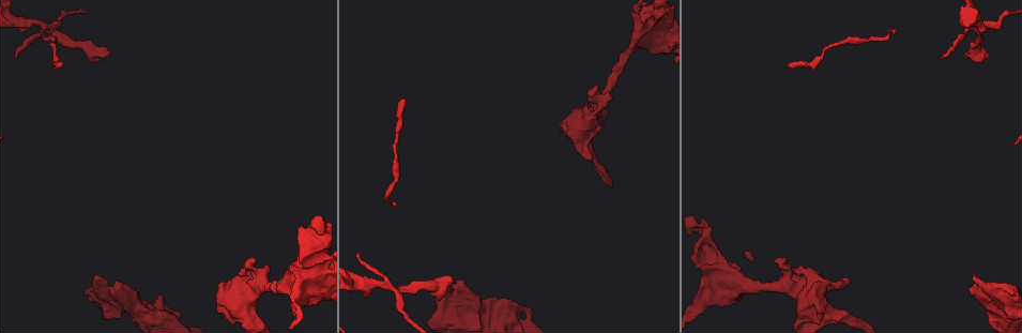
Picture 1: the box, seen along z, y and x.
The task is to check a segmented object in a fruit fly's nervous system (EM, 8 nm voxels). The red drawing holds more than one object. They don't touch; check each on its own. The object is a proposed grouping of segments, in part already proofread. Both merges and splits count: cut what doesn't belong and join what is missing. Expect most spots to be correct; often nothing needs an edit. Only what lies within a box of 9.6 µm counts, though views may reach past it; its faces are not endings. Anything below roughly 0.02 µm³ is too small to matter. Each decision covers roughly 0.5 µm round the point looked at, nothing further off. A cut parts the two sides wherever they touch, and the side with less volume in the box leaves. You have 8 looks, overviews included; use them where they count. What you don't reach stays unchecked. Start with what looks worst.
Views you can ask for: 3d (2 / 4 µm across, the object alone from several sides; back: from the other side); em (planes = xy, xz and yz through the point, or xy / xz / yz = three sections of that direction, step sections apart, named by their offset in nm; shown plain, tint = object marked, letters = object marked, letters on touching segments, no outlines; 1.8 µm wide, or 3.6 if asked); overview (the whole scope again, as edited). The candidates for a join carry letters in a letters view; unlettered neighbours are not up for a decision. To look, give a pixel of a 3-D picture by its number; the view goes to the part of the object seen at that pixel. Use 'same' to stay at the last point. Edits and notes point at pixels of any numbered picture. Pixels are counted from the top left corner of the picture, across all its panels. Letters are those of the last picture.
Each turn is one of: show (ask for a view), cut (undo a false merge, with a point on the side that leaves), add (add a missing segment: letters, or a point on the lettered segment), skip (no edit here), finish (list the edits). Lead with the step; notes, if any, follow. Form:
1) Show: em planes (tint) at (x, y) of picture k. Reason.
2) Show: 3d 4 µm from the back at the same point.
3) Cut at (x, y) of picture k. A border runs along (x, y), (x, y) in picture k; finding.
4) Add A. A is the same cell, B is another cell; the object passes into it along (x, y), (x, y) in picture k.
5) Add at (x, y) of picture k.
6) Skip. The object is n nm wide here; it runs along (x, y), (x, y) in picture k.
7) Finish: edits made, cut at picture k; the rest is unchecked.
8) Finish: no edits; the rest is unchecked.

Show: 3d 4 µm from the back at (448, 277) of picture 1.

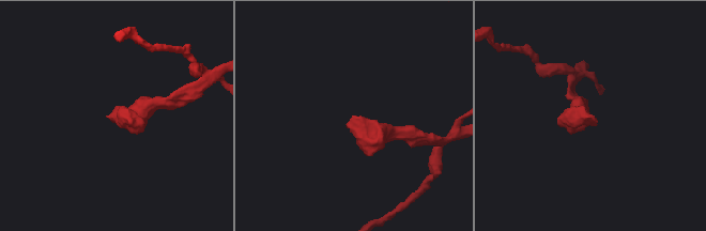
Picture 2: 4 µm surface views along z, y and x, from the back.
Show: em planes (tint) at (351, 118) of picture 2. Now the EM.

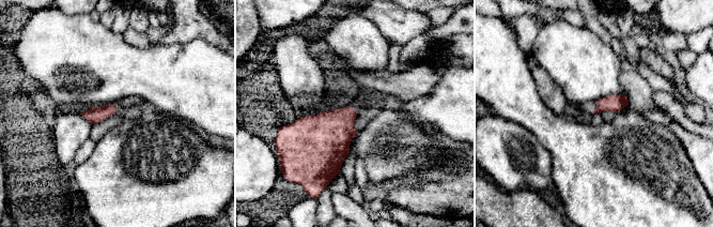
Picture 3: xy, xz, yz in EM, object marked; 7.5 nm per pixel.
Show: em planes (letters) at the same point. See the neighbours.

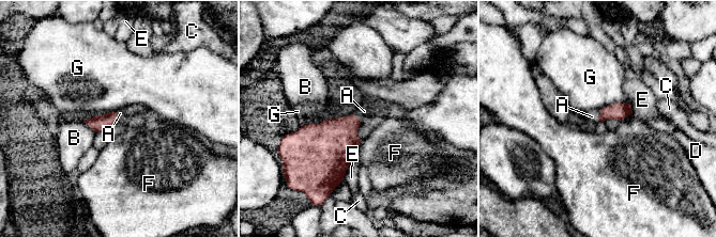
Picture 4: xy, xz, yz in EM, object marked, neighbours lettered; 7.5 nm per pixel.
Add A. A is the same cell, B, C, D, E, F and G are other cells; the object passes into it along (618, 111), (599, 115), (592, 116) in picture 4; it goes on there.

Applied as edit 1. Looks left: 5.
Show: overview.

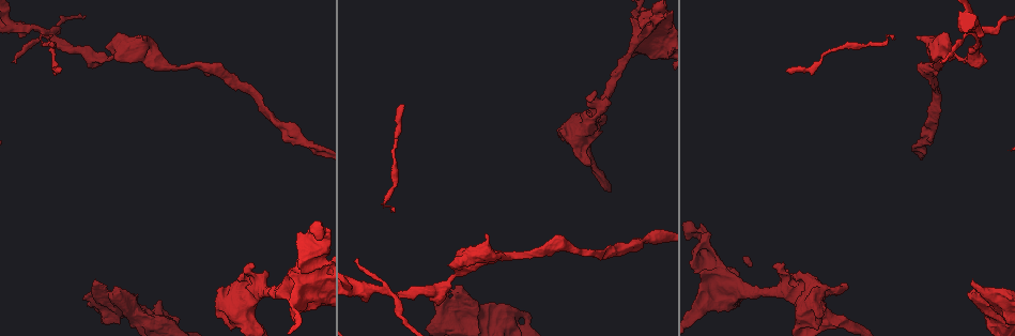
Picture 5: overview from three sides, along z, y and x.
Show: 3d 2 µm at (976, 38) of picture 5. Abrupt turn.

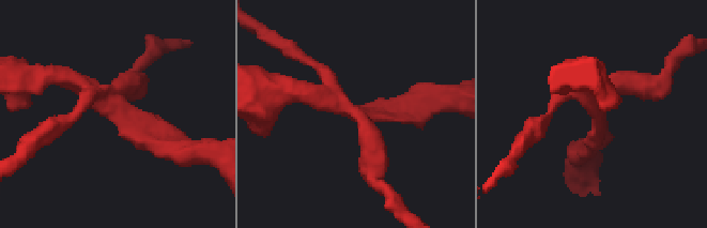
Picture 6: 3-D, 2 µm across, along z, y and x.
Show: em 3.6 µm planes (tint) at (118, 112) of picture 6. Shape alone is not enough.

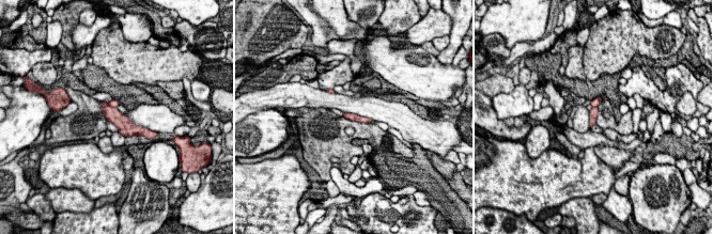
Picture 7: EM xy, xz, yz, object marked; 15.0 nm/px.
Show: em 3.6 µm planes (letters) at the same point.

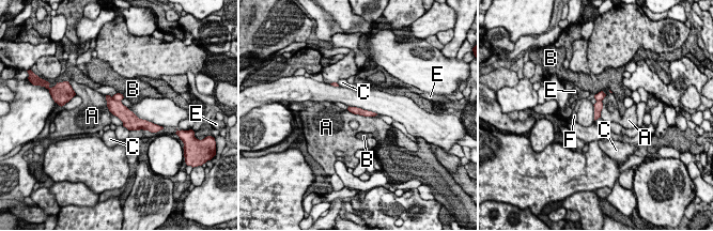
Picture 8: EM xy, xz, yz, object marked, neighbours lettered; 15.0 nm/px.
Cut at (118, 96) of picture 8. The object is 120 nm wide here; A, B, C, E and F are other cells; a border runs along (111, 97), (120, 102) in picture 8; two neurons meet here.

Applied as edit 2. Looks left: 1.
Show: em planes (letters) at (656, 21) of picture 5. Abrupt turn.

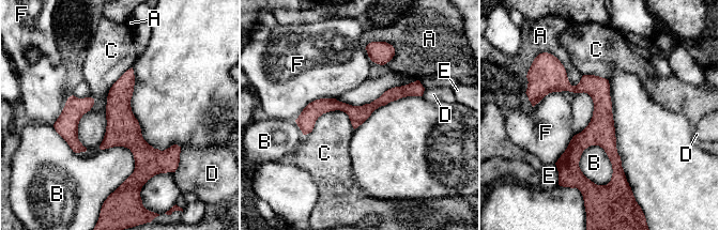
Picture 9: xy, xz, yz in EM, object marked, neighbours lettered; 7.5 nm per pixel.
Skip. A, B, C, D, E and F are other cells; a border runs along (132, 66), (109, 90), (98, 147) in picture 9; continuous, no second neuron.

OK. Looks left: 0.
Finish: edits made, add at picture 4, cut at picture 8; the rest is unchecked.

